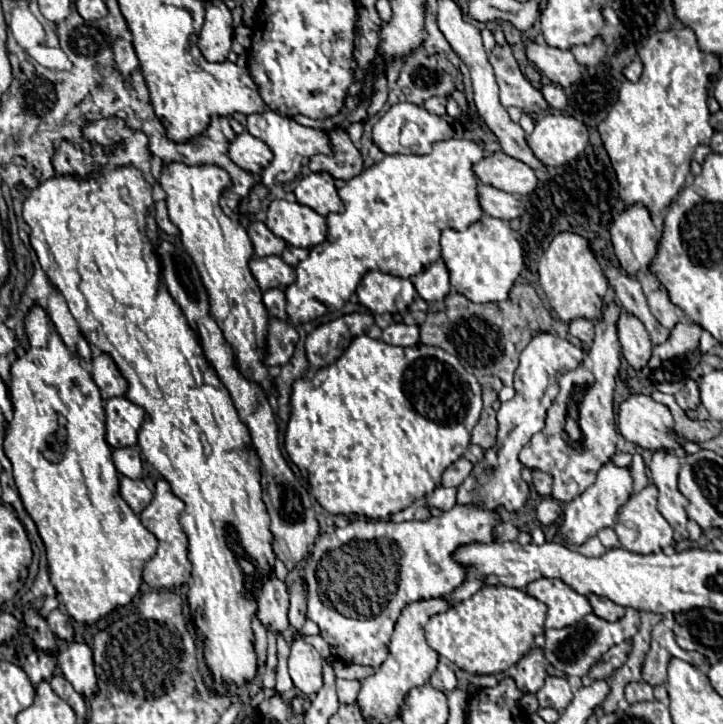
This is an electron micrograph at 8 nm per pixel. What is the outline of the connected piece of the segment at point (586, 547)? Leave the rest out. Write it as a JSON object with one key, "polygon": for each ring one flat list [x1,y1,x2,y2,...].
{"polygon":[[591,538,587,540,583,546,577,548,583,556,603,556,605,554,605,546,599,542,599,538]]}

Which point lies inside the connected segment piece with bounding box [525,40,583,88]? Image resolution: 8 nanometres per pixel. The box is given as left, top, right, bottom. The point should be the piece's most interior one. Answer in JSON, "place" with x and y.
{"place":[559,66]}

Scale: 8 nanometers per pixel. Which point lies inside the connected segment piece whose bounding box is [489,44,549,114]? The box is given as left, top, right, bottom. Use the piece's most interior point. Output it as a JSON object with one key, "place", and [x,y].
{"place":[515,89]}

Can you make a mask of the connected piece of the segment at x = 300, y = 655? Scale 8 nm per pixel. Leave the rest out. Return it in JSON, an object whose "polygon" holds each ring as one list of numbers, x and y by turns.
{"polygon":[[295,640,289,654,289,674,301,694,317,694,323,688,323,660,319,652,303,640]]}

